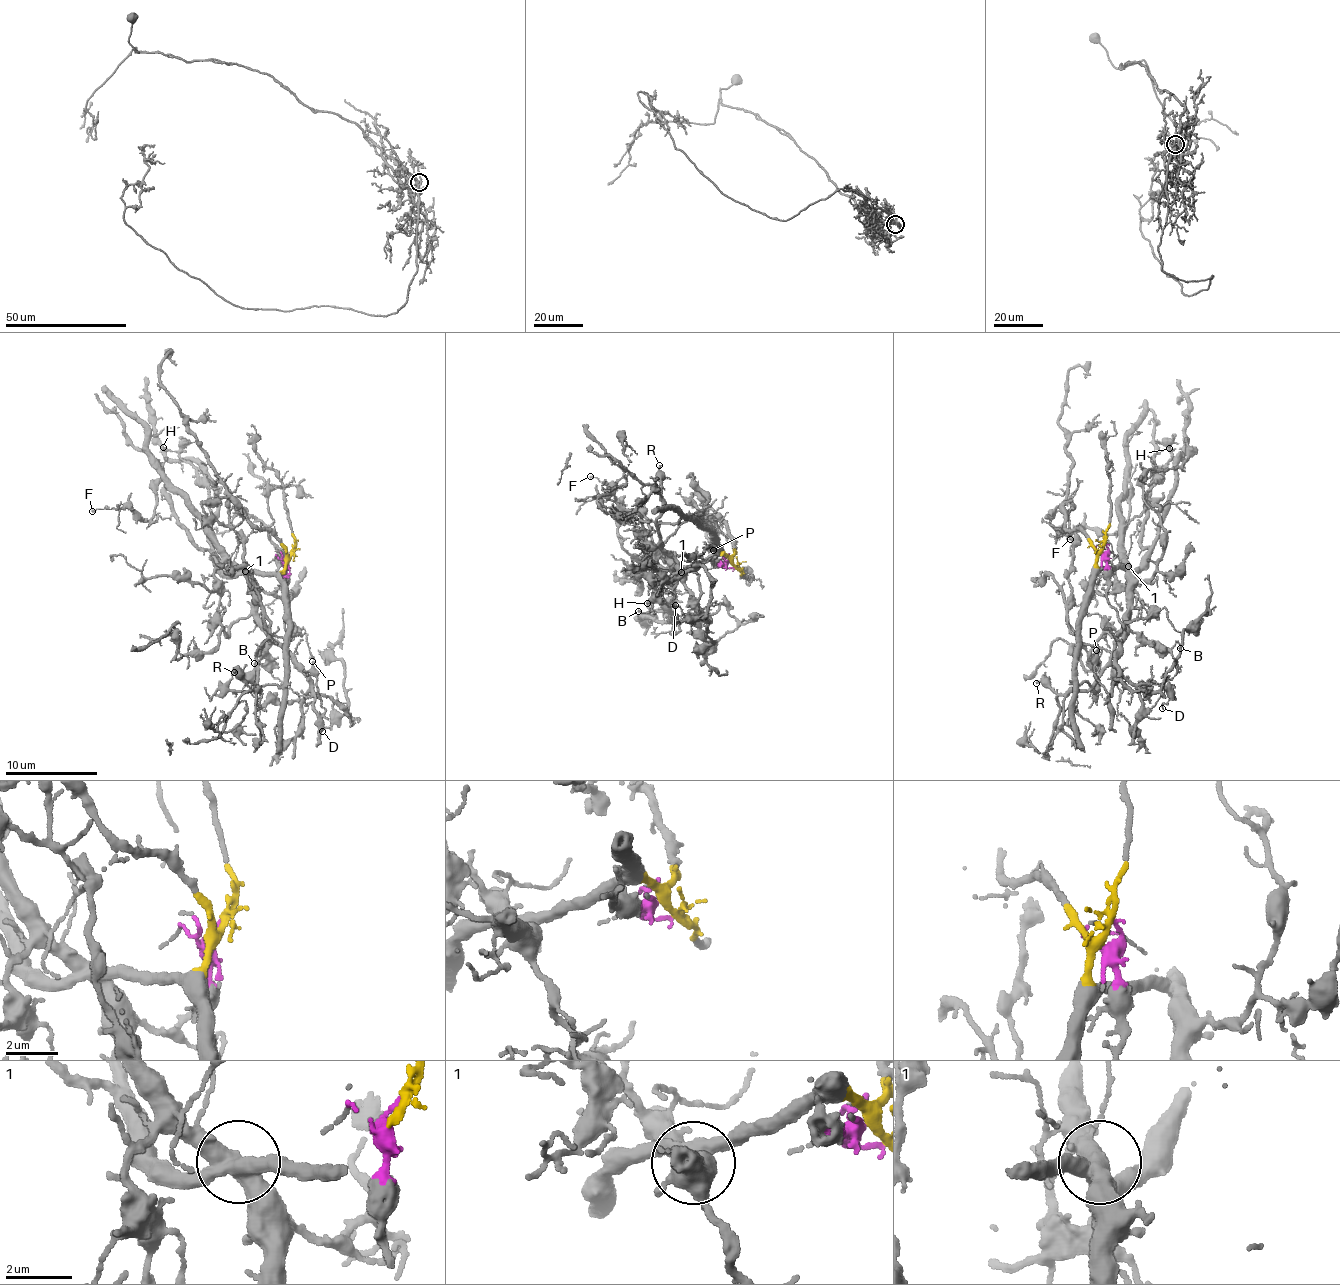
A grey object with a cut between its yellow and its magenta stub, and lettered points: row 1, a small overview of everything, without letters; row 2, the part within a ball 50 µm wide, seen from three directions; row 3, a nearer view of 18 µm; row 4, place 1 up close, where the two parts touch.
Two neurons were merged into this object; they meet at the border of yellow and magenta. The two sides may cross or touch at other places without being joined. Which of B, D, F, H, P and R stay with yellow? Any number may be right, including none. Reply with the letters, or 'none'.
none

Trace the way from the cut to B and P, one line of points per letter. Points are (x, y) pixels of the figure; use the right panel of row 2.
B: (1107, 545), (1107, 602), (1117, 612), (1125, 632), (1135, 632), (1168, 648), (1175, 642), (1180, 649)
P: (1107, 545), (1107, 602), (1117, 612), (1123, 643), (1107, 699), (1094, 673), (1096, 651)

